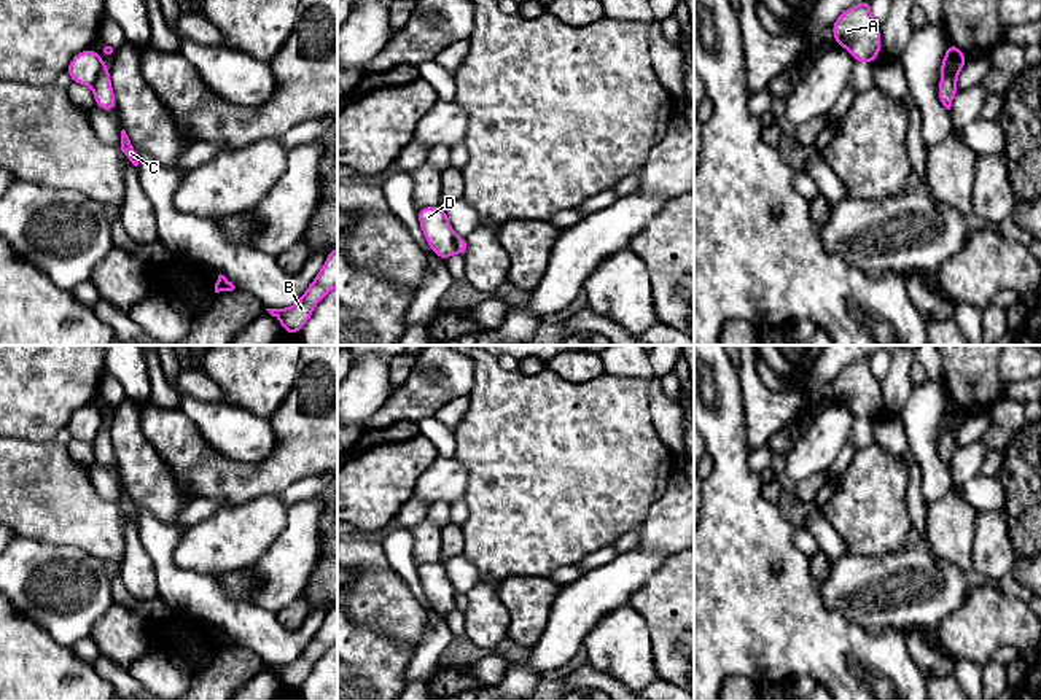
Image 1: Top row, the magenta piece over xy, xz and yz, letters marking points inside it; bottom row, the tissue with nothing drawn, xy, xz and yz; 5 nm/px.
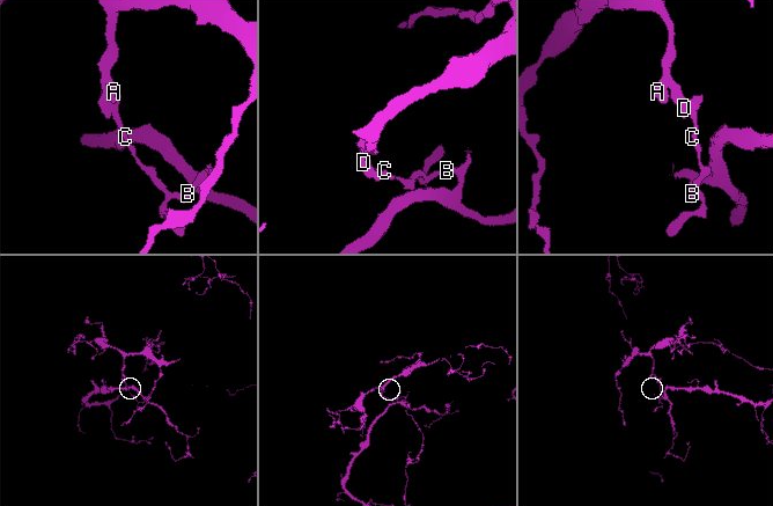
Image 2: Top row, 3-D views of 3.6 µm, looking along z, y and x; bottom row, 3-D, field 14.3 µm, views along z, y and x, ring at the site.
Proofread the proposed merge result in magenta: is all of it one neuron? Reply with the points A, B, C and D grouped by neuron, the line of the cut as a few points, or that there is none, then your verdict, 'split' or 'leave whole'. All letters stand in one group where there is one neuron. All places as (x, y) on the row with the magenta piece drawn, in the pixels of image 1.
A D / B C; cut in xy along (102, 64), (97, 80), (91, 86); split

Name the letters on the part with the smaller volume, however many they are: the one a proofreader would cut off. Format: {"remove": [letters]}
{"remove": ["A", "D"]}

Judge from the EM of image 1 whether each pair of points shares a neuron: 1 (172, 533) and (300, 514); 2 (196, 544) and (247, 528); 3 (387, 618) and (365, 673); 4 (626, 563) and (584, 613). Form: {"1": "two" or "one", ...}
{"1": "two", "2": "one", "3": "two", "4": "one"}

